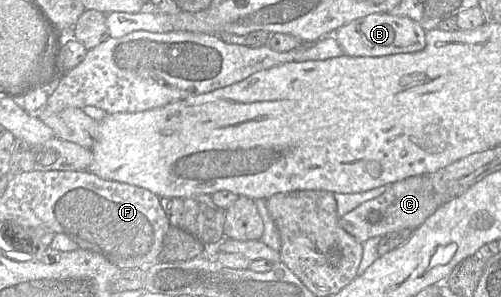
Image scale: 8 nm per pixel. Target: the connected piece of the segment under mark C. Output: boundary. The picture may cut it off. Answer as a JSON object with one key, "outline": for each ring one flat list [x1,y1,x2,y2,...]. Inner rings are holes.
{"outline":[[415,175,388,186,385,192,371,200,361,203,352,211,339,218,339,225,360,243,372,237,402,230,415,230,439,207,437,194,433,191,429,178]]}

